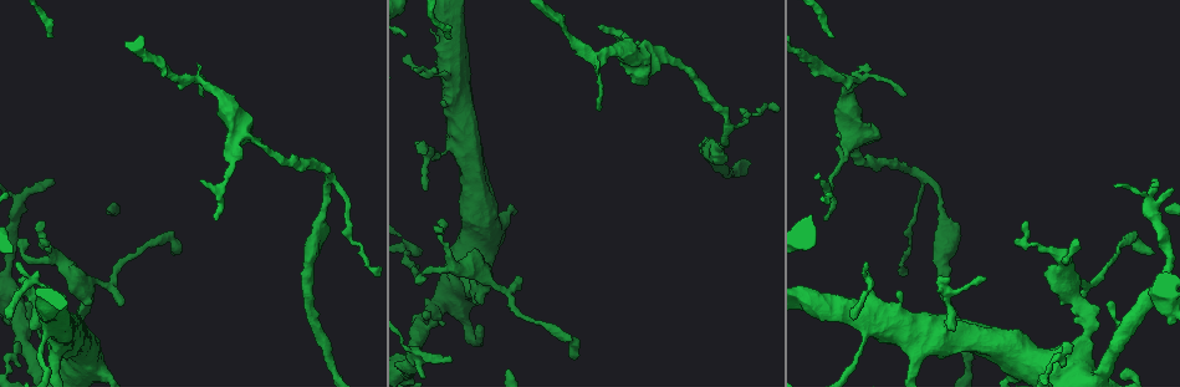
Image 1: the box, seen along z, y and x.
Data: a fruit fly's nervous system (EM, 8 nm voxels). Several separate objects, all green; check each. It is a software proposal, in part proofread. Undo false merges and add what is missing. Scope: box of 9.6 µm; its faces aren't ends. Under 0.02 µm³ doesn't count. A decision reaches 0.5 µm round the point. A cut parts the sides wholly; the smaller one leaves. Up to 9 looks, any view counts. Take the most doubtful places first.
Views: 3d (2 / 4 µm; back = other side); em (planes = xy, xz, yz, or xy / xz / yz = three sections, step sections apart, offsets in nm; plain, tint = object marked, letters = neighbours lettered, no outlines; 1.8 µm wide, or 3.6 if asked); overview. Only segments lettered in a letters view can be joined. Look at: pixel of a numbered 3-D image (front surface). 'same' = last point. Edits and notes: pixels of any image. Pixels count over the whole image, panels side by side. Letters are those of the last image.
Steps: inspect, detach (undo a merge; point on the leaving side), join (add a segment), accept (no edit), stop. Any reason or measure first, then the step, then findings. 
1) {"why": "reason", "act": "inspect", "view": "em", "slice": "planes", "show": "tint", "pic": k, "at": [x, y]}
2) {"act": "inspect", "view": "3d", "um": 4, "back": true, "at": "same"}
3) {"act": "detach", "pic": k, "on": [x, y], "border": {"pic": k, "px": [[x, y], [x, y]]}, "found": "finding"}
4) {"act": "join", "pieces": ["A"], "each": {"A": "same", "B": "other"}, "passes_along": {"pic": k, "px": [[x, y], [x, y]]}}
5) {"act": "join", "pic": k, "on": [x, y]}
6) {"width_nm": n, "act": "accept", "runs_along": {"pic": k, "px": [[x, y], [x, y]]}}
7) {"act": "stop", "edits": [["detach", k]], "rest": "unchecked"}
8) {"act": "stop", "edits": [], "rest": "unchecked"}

{"why": "end of a long branch", "act": "inspect", "view": "em", "slice": "planes", "show": "letters", "pic": 1, "at": [175, 252]}

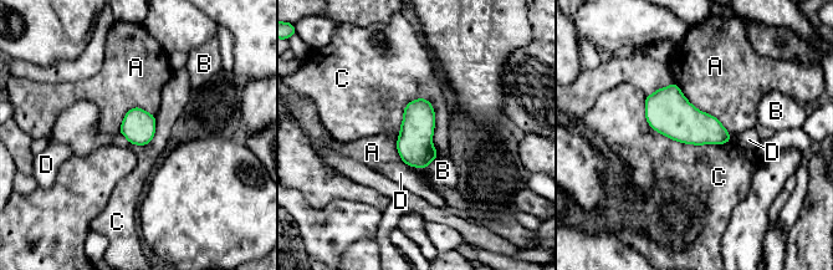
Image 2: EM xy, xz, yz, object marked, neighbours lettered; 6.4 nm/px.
{"act": "accept", "each": {"A": "other", "B": "other", "C": "other", "D": "other"}, "border": {"pic": 2, "px": [[644, 97], [665, 136], [729, 142]]}, "found": "none of them fits"}

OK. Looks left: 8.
{"why": "tapers out", "act": "inspect", "view": "3d", "um": 2, "back": true, "pic": 1, "at": [598, 29]}

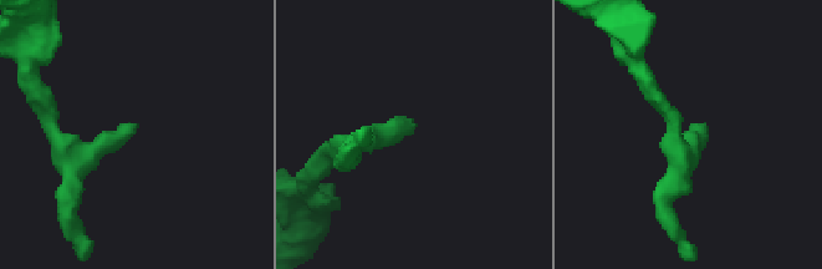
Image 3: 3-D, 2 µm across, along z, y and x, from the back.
{"act": "inspect", "view": "em", "slice": "planes", "show": "letters", "pic": 3, "at": [133, 126]}

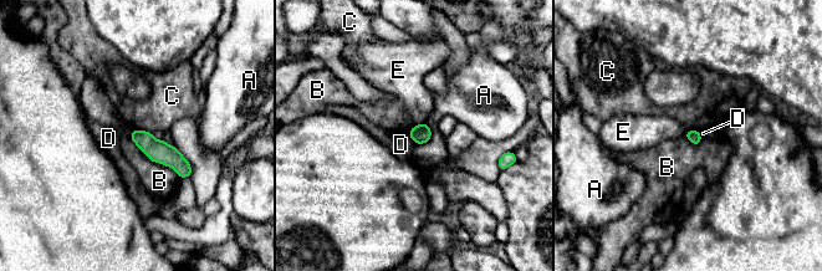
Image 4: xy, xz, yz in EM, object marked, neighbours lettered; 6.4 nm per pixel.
{"longest_contact_nm": ["B", 420], "act": "accept", "each": {"A": "other", "B": "other", "C": "other", "D": "other", "E": "other"}, "runs_along": {"pic": 4, "px": [[134, 133], [188, 173]]}, "found": "no lettered segment goes on from it"}

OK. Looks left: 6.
{"why": "side arm on a straight run", "act": "inspect", "view": "em", "slice": "planes", "show": "tint", "pic": 1, "at": [648, 58]}

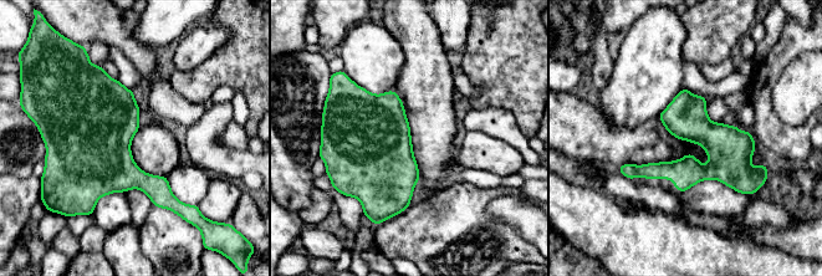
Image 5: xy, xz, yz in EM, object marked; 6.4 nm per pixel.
{"why": "see the neighbours", "act": "inspect", "view": "em", "slice": "planes", "show": "letters", "at": "same"}

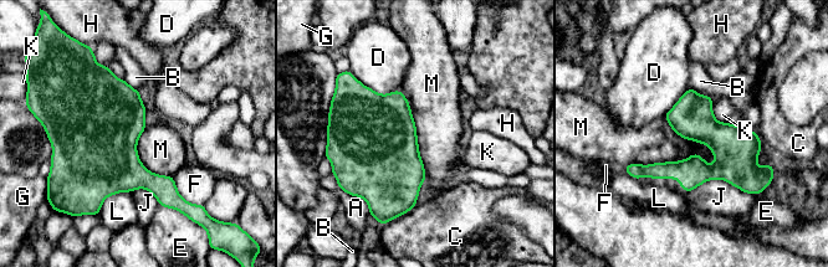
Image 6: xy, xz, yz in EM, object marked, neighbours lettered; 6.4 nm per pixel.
{"longest_contact_nm": ["M", 600], "act": "accept", "each": {"A": "other", "B": "other", "C": "other", "D": "other", "E": "other", "F": "other", "G": "other", "H": "other", "J": "other", "K": "other", "L": "other", "M": "other"}, "runs_along": {"pic": 6, "px": [[629, 169], [742, 171], [757, 176]]}, "found": "all the same cell"}

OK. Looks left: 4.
{"why": "thick turns thin", "act": "inspect", "view": "3d", "um": 2, "pic": 1, "at": [944, 223]}

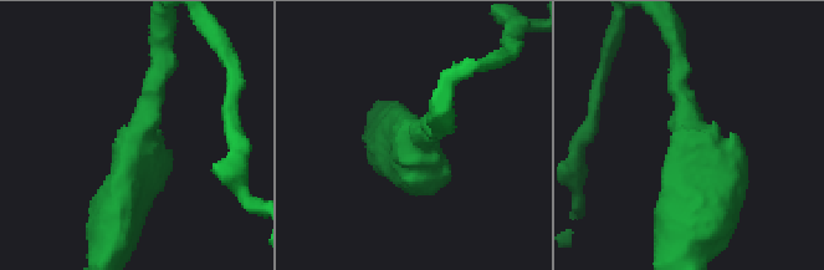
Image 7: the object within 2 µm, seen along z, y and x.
{"act": "inspect", "view": "em", "slice": "yz", "step": 16, "show": "tint", "pic": 7, "at": [698, 142]}

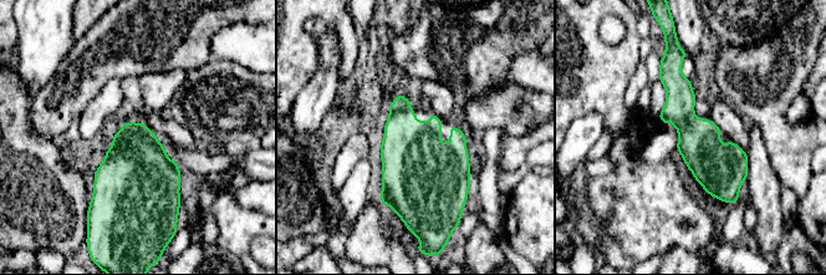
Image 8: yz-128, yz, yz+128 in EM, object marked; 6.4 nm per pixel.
{"why": "what lies round it", "act": "inspect", "view": "em", "slice": "yz", "step": 16, "show": "letters", "at": "same"}

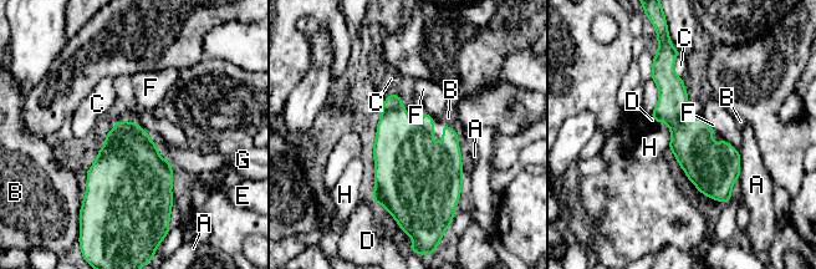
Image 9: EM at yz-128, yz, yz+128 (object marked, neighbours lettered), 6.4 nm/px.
{"act": "accept", "each": {"A": "other", "B": "other", "C": "other", "D": "other", "E": "other", "F": "other", "G": "other", "H": "other"}, "border": {"pic": 9, "px": [[656, 120], [667, 126], [669, 147]]}, "found": "continuous, no second cell"}

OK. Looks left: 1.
{"act": "stop", "edits": [], "rest": "unchecked"}

